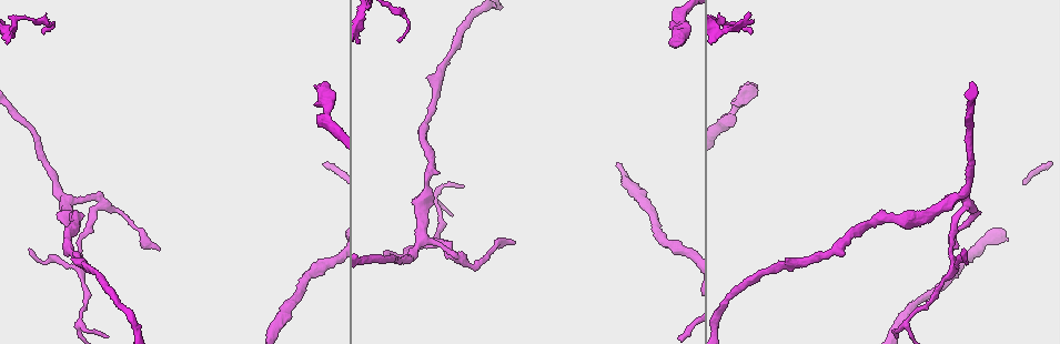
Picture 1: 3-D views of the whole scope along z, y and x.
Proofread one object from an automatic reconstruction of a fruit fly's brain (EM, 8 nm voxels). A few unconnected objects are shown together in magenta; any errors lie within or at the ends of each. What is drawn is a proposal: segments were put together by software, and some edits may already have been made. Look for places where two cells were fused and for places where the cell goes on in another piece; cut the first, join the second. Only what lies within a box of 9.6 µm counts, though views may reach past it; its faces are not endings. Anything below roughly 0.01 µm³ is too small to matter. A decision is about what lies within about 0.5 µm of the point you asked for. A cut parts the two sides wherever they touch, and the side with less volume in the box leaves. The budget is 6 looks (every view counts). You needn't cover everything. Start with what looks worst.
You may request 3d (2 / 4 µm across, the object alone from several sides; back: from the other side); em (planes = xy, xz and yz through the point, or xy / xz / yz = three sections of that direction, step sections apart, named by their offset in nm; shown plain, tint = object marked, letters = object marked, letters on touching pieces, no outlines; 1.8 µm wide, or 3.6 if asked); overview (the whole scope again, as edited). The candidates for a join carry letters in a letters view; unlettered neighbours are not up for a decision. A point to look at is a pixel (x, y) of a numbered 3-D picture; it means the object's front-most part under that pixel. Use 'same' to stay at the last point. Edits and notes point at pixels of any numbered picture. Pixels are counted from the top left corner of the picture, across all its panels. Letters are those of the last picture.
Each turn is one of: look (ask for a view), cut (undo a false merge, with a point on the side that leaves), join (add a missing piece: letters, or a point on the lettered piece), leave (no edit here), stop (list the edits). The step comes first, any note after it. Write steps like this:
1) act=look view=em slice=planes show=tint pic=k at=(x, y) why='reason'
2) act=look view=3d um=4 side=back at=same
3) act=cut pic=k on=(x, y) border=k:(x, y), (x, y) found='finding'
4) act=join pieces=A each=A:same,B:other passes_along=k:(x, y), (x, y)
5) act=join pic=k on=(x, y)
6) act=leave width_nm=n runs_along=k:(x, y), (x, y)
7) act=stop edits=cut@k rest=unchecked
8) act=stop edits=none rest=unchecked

act=look view=3d um=4 pic=1 at=(453, 254) why='arms part here'

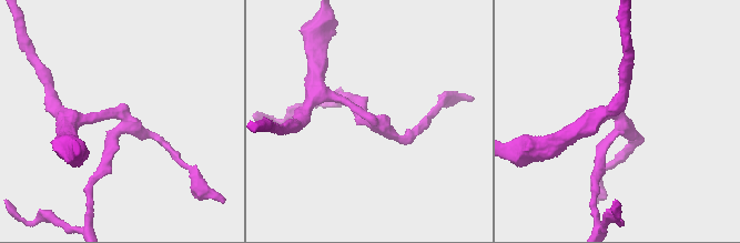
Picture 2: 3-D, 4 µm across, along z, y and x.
act=look view=em slice=planes show=letters pic=2 at=(372, 117) arms=3

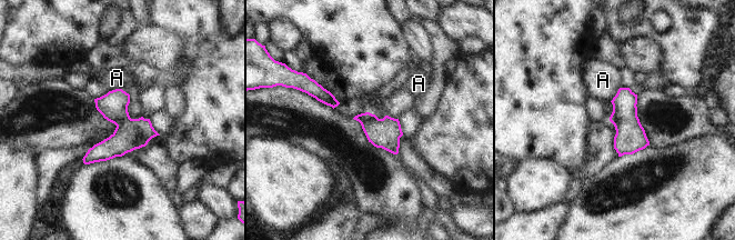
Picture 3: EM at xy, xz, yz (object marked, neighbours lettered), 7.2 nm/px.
act=leave each=A:other border=3:(109, 90), (122, 89), (129, 94) found='one cell here'

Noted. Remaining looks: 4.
act=look view=em slice=xy step=16 show=letters pic=1 at=(964, 248) why='an open end'

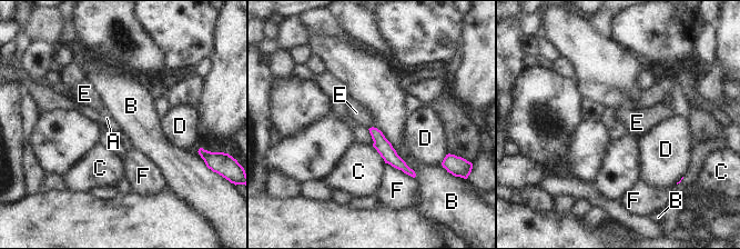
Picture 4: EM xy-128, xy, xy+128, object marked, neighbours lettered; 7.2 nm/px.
act=leave each=A:other,B:other,C:other,D:other,E:other,F:other runs_along=4:(372, 130), (384, 148), (411, 172) found='no lettered piece goes on from it'

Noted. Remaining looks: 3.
act=look view=3d um=4 side=back pic=1 at=(397, 40) why='free end'

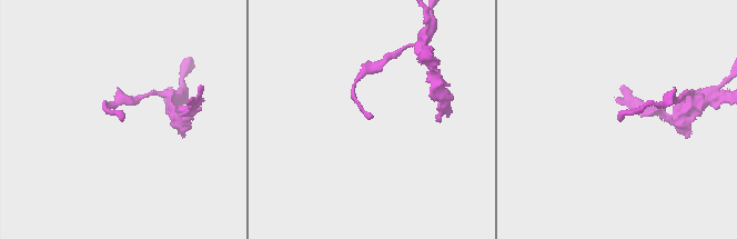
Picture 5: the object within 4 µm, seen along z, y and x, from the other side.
act=look view=em slice=planes show=letters pic=5 at=(621, 119)

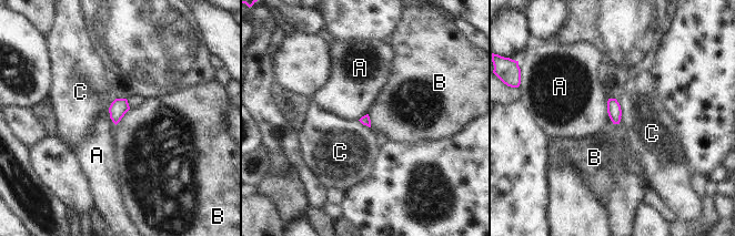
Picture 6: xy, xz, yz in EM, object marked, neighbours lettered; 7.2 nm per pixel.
act=leave each=A:other,B:other,C:other border=6:(129, 109), (116, 124) found='none of them fits'

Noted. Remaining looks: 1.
act=stop edits=none rest=unchecked

